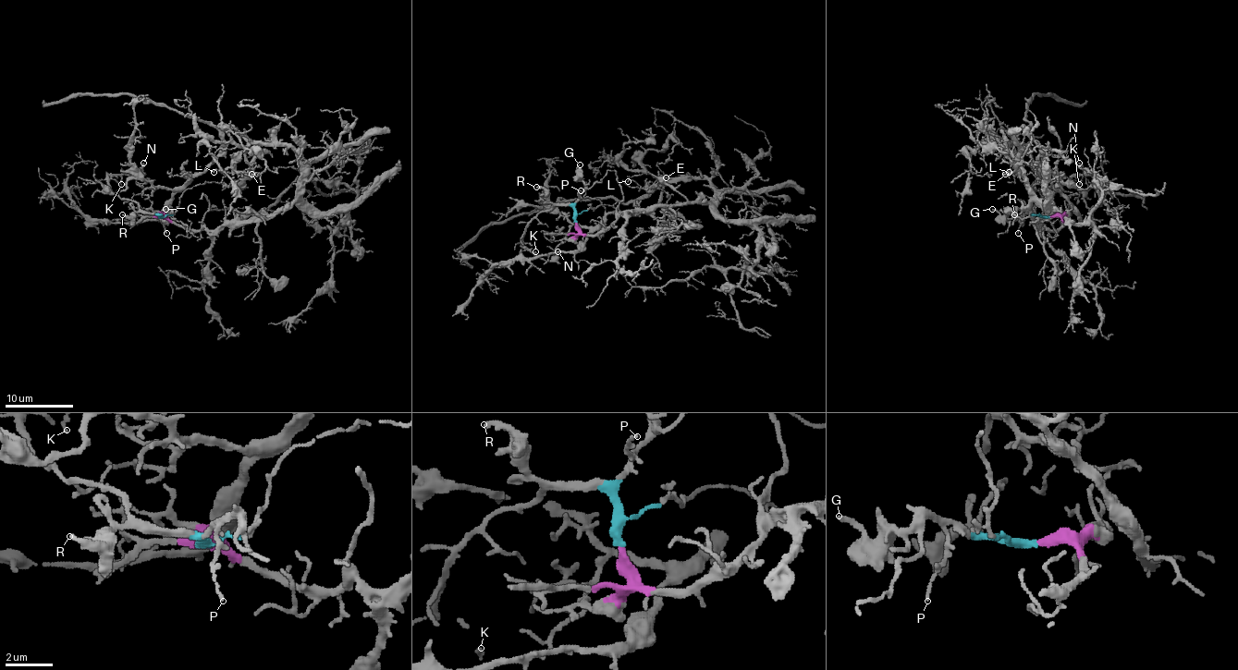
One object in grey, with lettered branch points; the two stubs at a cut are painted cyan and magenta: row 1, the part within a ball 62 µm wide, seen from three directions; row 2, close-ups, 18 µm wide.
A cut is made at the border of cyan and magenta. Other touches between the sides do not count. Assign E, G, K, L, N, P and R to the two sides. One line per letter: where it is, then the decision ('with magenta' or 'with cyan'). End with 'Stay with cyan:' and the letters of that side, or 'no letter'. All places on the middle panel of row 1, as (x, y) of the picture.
E: (666, 177) | with magenta
G: (580, 164) | with cyan
K: (535, 251) | with cyan
L: (628, 181) | with magenta
N: (557, 251) | with cyan
P: (581, 190) | with cyan
R: (536, 187) | with cyan
Stay with cyan: G, K, N, P, R

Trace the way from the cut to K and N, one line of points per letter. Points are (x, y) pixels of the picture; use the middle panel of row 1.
K: (575, 220), (575, 210), (568, 205), (553, 205), (541, 212), (525, 229), (522, 242), (534, 254), (535, 250)
N: (575, 220), (571, 207), (553, 205), (525, 229), (522, 239), (525, 246), (547, 261), (557, 250)

